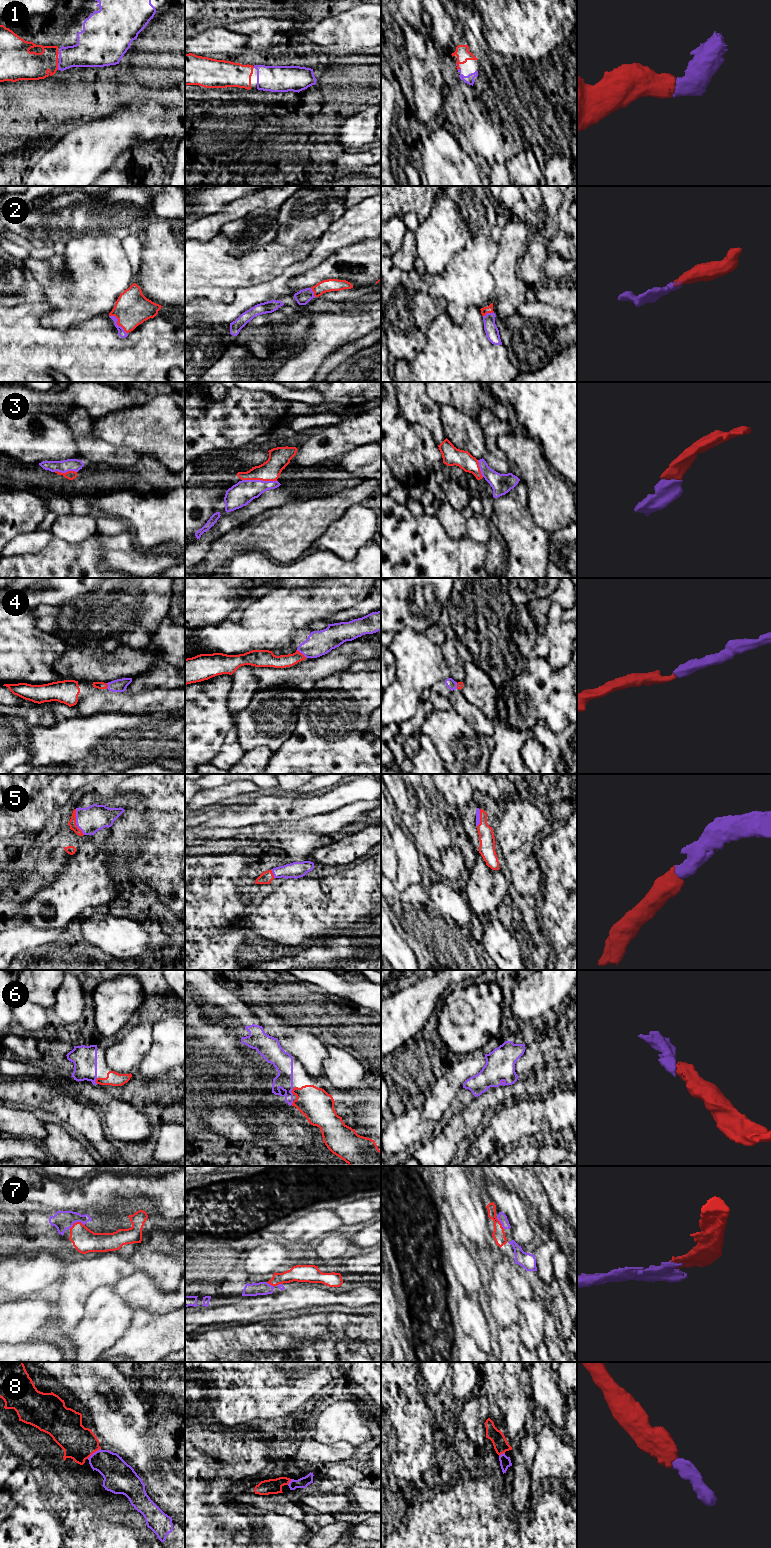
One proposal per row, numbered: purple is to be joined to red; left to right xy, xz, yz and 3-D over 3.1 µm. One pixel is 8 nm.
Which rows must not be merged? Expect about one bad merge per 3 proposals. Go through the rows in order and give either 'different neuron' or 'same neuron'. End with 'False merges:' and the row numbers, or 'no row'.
1: same neuron
2: same neuron
3: same neuron
4: same neuron
5: same neuron
6: same neuron
7: same neuron
8: same neuron
False merges: no row

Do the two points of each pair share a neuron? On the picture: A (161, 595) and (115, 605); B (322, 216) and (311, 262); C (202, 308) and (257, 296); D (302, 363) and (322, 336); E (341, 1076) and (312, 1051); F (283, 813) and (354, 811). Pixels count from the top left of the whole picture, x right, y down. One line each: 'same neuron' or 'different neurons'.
A: same neuron
B: different neurons
C: same neuron
D: same neuron
E: different neurons
F: different neurons

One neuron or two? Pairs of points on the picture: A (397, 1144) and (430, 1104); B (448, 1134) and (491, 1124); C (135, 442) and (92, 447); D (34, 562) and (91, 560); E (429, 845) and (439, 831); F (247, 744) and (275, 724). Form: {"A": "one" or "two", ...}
{"A": "two", "B": "two", "C": "two", "D": "one", "E": "two", "F": "one"}

